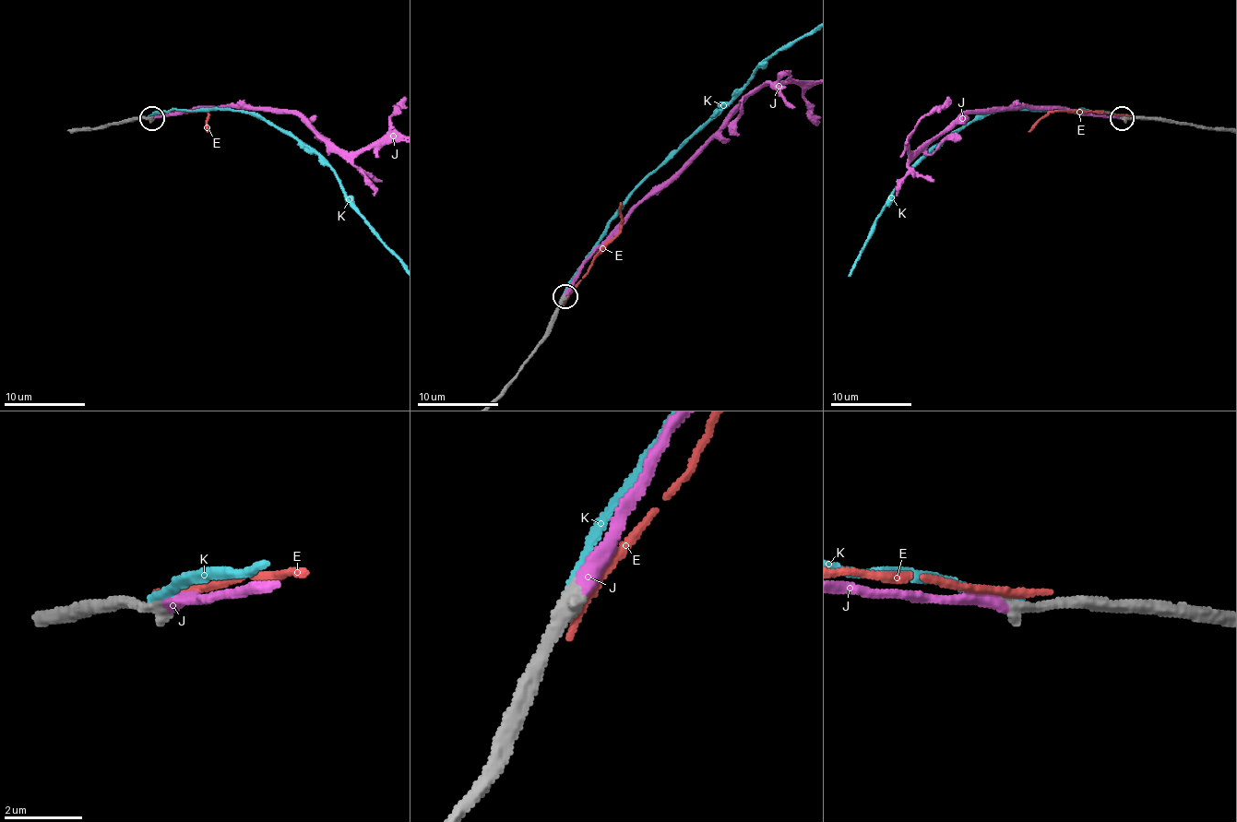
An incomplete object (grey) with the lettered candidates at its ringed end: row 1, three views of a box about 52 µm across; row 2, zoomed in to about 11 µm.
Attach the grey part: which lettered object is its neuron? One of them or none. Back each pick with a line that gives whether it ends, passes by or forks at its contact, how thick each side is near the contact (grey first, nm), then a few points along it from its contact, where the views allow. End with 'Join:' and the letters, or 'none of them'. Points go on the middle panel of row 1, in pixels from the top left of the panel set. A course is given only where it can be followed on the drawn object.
J: it ends; calibres 440 and 380 nm
Join: J

